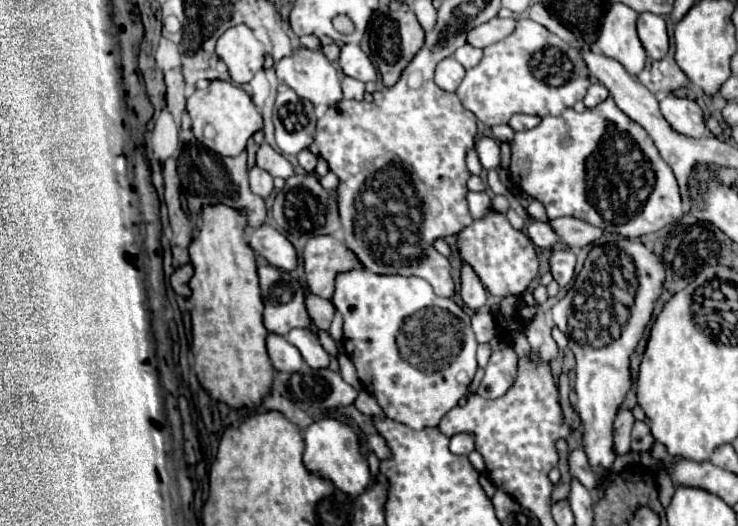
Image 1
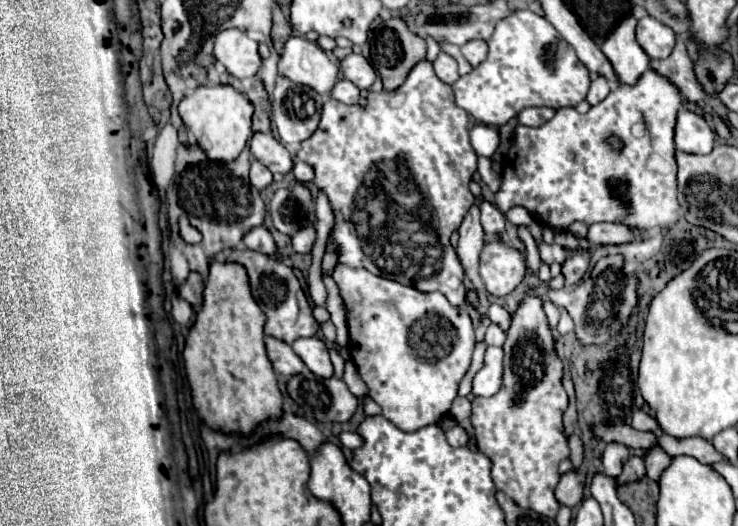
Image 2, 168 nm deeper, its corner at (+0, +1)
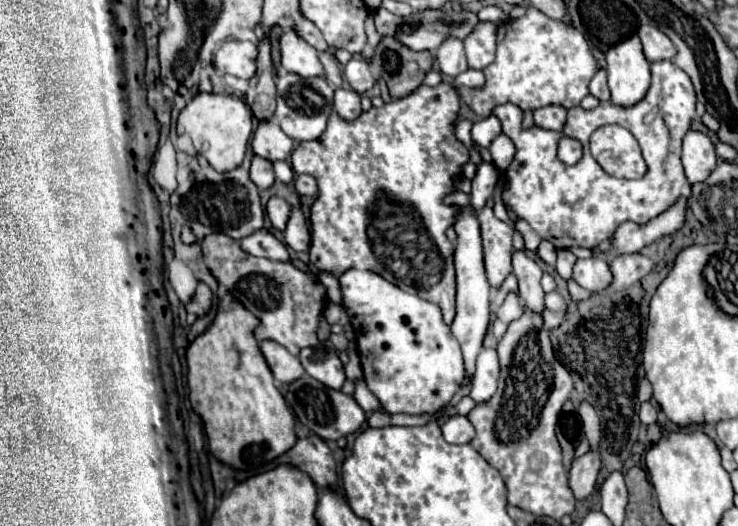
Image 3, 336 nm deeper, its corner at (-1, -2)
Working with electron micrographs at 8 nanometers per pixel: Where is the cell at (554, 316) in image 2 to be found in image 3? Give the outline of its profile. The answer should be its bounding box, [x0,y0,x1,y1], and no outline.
[545,293,565,311]

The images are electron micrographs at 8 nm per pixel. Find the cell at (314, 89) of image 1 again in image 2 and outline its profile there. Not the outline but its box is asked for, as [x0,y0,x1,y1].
[278,36,338,92]

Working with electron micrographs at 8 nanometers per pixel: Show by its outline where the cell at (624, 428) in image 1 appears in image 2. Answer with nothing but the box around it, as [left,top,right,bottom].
[602,442,628,478]

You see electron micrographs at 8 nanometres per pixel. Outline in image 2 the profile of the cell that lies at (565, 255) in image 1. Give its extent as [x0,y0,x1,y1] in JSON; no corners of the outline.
[562,254,590,286]

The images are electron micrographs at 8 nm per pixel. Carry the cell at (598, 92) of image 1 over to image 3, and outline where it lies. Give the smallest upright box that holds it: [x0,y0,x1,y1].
[589,69,609,101]

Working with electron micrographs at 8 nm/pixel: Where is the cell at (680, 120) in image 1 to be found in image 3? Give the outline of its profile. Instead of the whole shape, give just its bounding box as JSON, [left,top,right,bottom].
[683,131,717,183]

